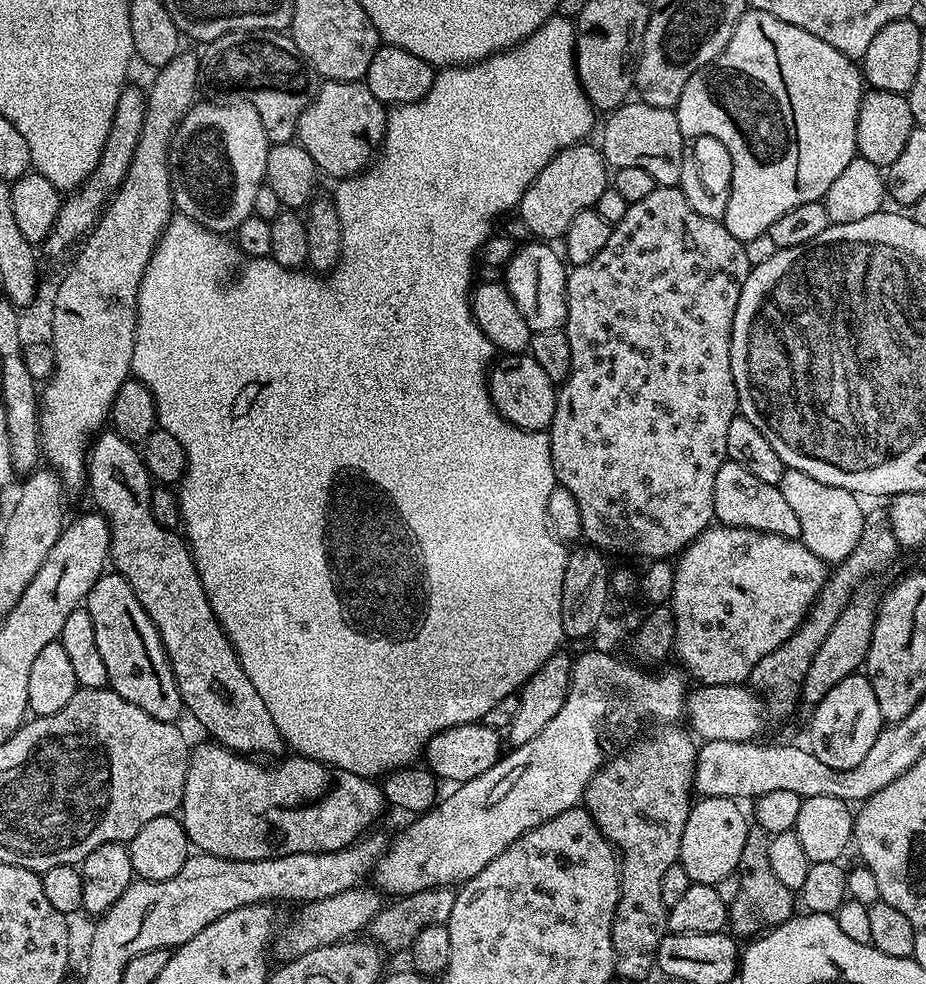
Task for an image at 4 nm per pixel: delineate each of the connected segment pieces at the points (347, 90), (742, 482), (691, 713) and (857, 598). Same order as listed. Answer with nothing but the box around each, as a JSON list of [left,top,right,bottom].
[[296,80,388,178],[714,459,800,540],[686,684,766,741],[802,590,878,706]]

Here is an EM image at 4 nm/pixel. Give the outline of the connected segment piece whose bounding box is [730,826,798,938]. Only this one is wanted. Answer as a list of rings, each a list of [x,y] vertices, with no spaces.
[[[755,826],[749,827],[746,843],[742,849],[742,858],[738,862],[736,871],[740,873],[738,898],[734,898],[730,906],[730,928],[737,937],[752,938],[792,919],[798,908],[798,900],[793,889],[778,882],[778,877],[770,866],[770,837],[766,830]]]

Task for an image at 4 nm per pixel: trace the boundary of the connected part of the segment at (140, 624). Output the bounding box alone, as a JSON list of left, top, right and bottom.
[86,570,182,722]

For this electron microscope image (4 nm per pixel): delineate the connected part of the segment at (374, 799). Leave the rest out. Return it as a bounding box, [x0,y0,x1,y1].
[178,742,386,860]

